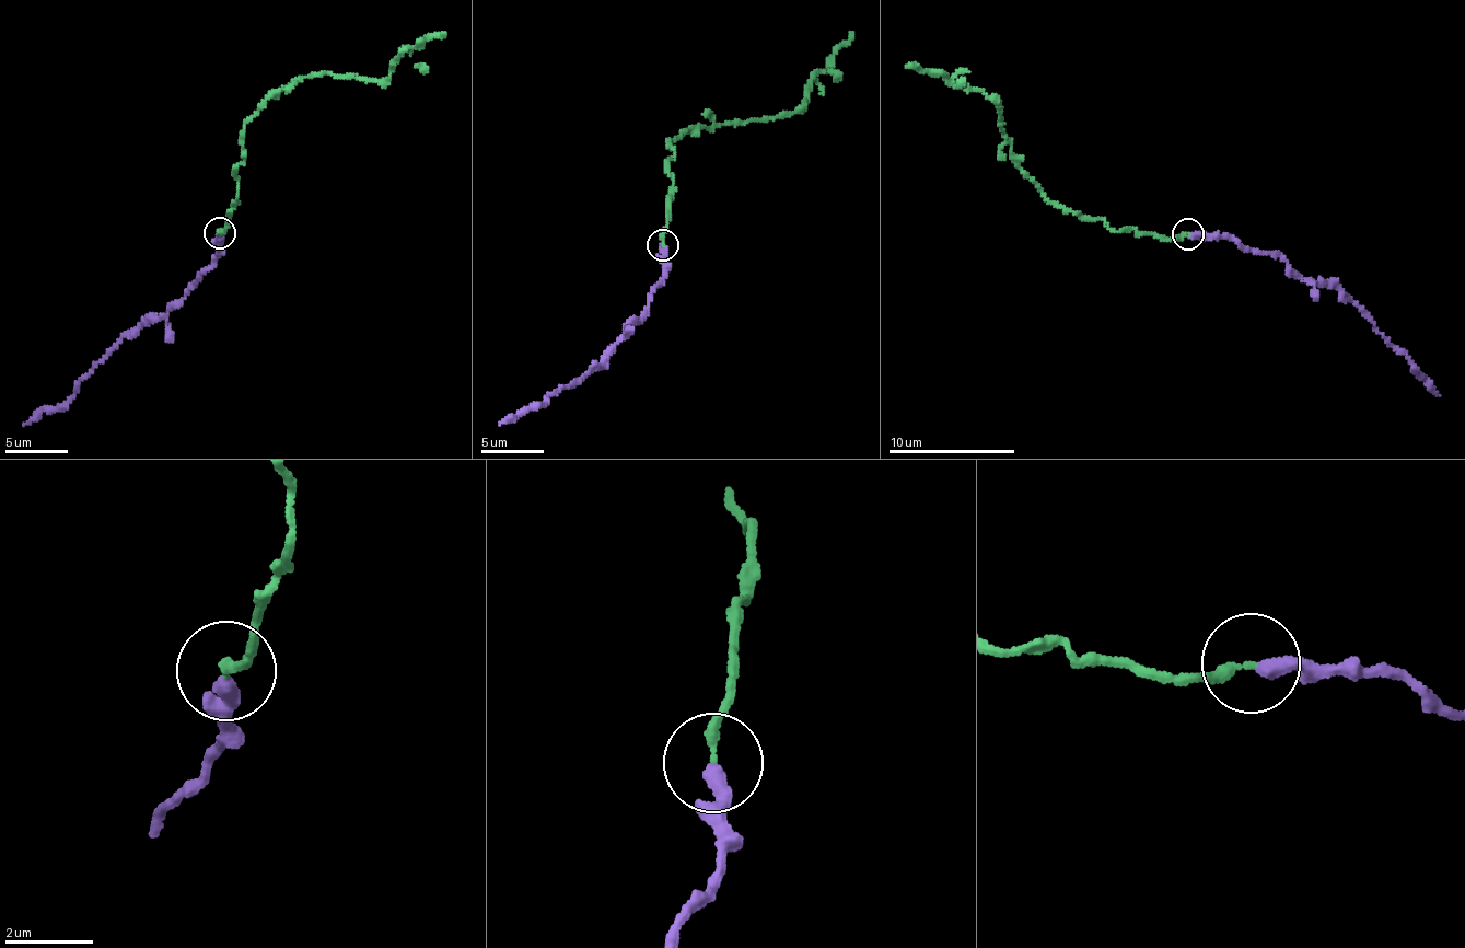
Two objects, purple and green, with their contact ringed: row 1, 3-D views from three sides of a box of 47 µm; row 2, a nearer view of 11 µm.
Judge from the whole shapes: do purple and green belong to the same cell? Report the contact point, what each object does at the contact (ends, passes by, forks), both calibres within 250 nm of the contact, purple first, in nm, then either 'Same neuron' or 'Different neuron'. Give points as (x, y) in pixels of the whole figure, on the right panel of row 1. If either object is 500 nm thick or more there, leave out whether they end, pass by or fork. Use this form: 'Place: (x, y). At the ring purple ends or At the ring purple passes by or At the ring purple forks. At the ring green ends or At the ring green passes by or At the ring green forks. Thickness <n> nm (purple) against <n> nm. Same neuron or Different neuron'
Place: (1188, 234). At the ring purple ends. At the ring green ends. Thickness 360 nm (purple) against 240 nm. Same neuron

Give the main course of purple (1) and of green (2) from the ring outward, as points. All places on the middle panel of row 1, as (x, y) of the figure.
1: (663, 245), (663, 284), (651, 295), (641, 323), (624, 331), (607, 359), (585, 377), (499, 425)
2: (663, 245), (673, 177), (670, 140), (792, 114), (809, 99), (809, 80), (853, 32)

